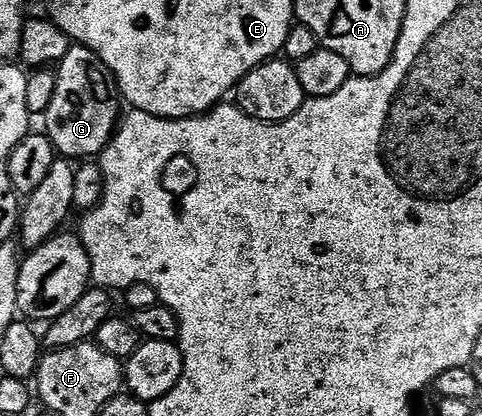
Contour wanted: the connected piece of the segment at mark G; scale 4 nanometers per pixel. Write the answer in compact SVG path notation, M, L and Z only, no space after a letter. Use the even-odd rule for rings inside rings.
M77 43L56 66L56 95L44 114L44 132L54 144L55 154L62 159L97 158L114 136L120 124L120 94L114 77L98 56Z

